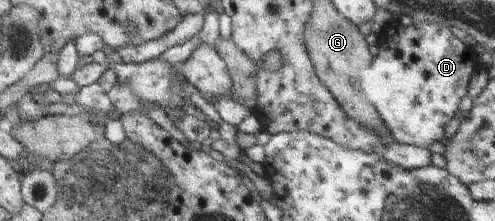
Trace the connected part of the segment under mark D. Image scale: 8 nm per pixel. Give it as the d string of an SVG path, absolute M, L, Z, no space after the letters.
M393 17L379 33L380 53L371 66L360 72L361 89L378 110L387 128L399 144L408 144L427 148L429 143L443 137L443 127L449 123L457 111L457 103L465 95L463 87L477 67L477 57L472 47L463 47L461 41L455 41L449 35L449 28L426 22L414 23L405 27L397 17Z

